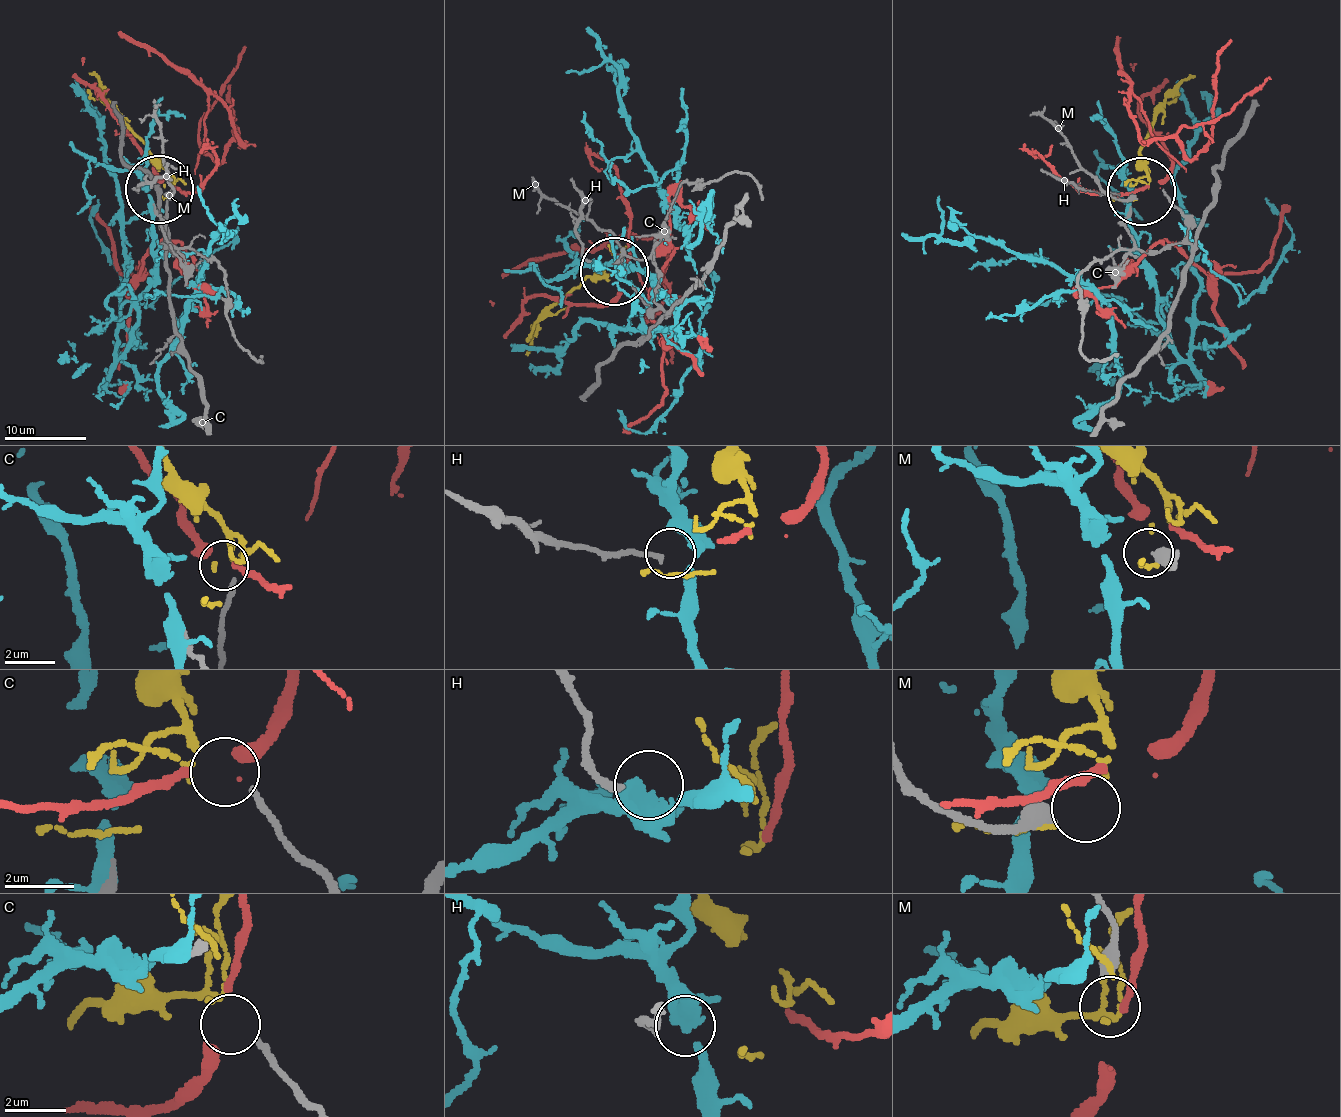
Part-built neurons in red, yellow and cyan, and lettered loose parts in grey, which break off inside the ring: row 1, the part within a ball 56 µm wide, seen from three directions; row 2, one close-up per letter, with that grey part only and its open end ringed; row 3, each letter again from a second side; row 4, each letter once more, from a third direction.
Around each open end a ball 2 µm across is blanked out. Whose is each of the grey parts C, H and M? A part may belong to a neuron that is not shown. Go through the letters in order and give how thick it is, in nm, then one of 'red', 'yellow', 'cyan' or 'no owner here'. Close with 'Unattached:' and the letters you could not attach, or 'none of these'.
C: 180 nm | yellow
H: 200 nm | cyan
M: 420 nm | no owner here
Unattached: M

